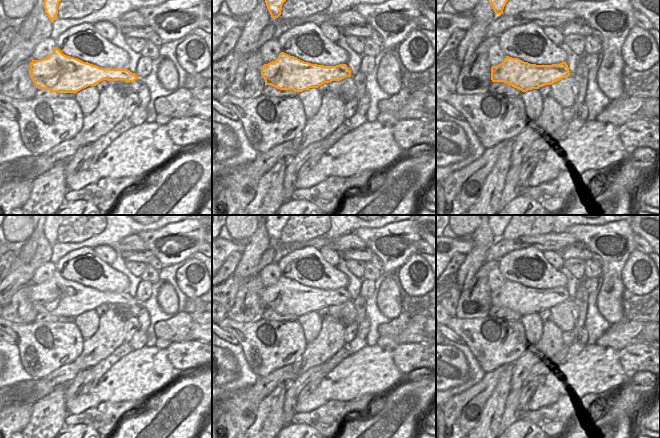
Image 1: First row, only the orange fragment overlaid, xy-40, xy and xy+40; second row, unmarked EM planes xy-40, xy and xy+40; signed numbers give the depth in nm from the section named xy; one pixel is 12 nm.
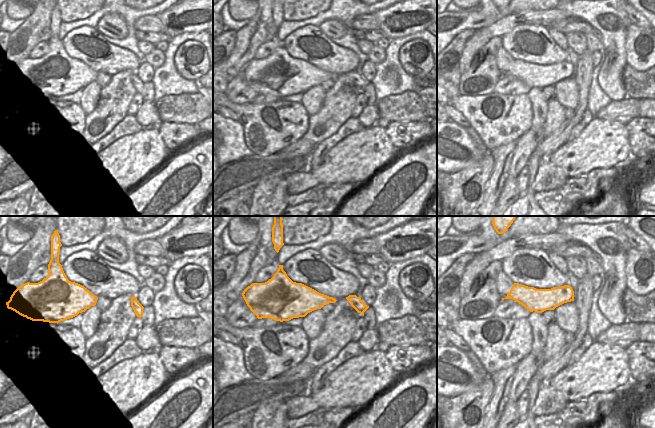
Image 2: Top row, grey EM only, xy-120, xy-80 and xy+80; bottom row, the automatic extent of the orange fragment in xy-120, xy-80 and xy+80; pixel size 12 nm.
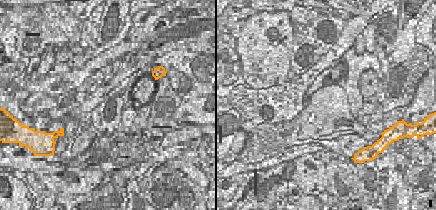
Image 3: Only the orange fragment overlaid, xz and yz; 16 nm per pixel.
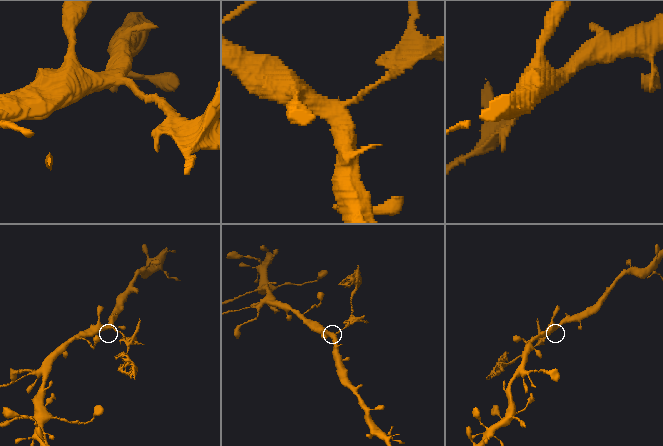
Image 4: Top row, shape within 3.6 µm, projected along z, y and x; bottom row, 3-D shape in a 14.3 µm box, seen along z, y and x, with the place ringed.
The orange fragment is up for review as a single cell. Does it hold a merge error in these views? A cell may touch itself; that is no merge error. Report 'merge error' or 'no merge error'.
merge error

